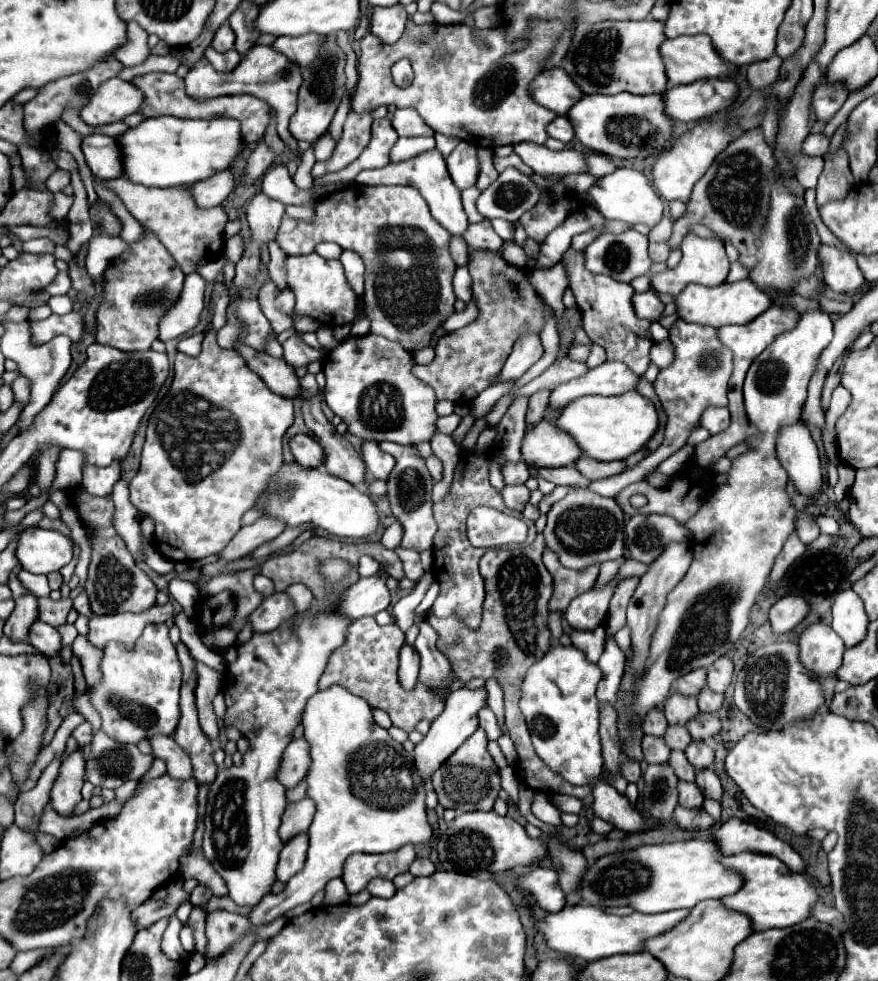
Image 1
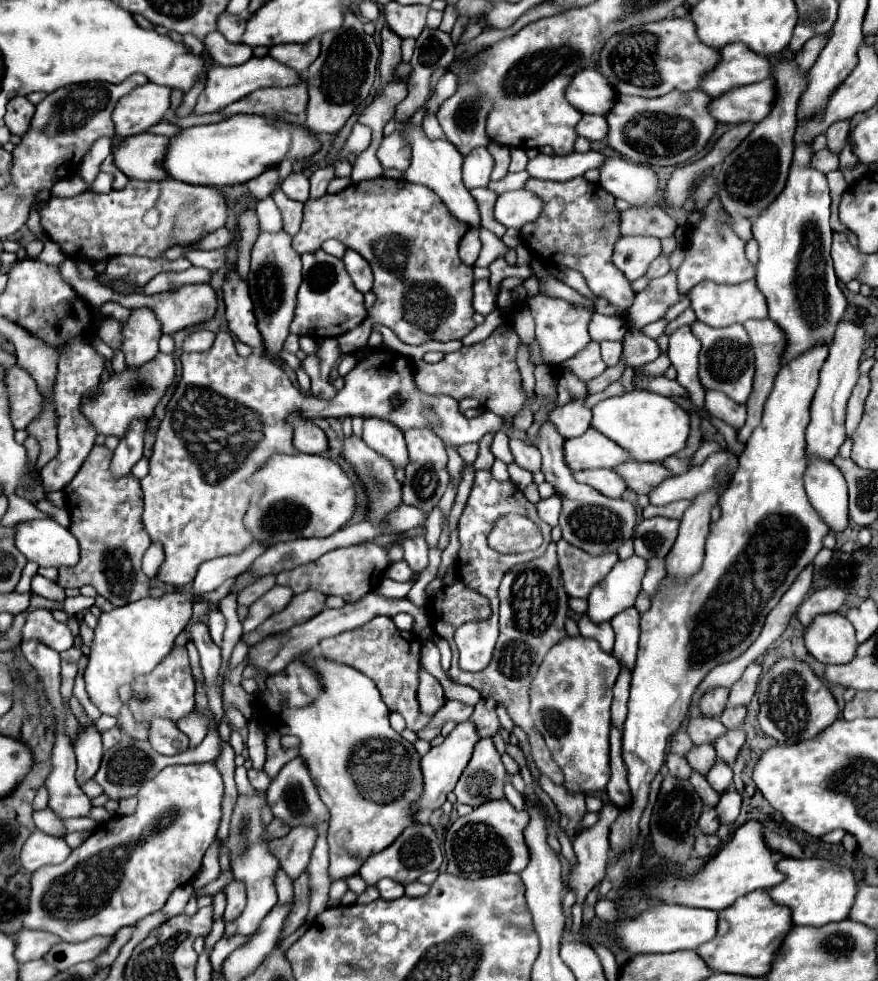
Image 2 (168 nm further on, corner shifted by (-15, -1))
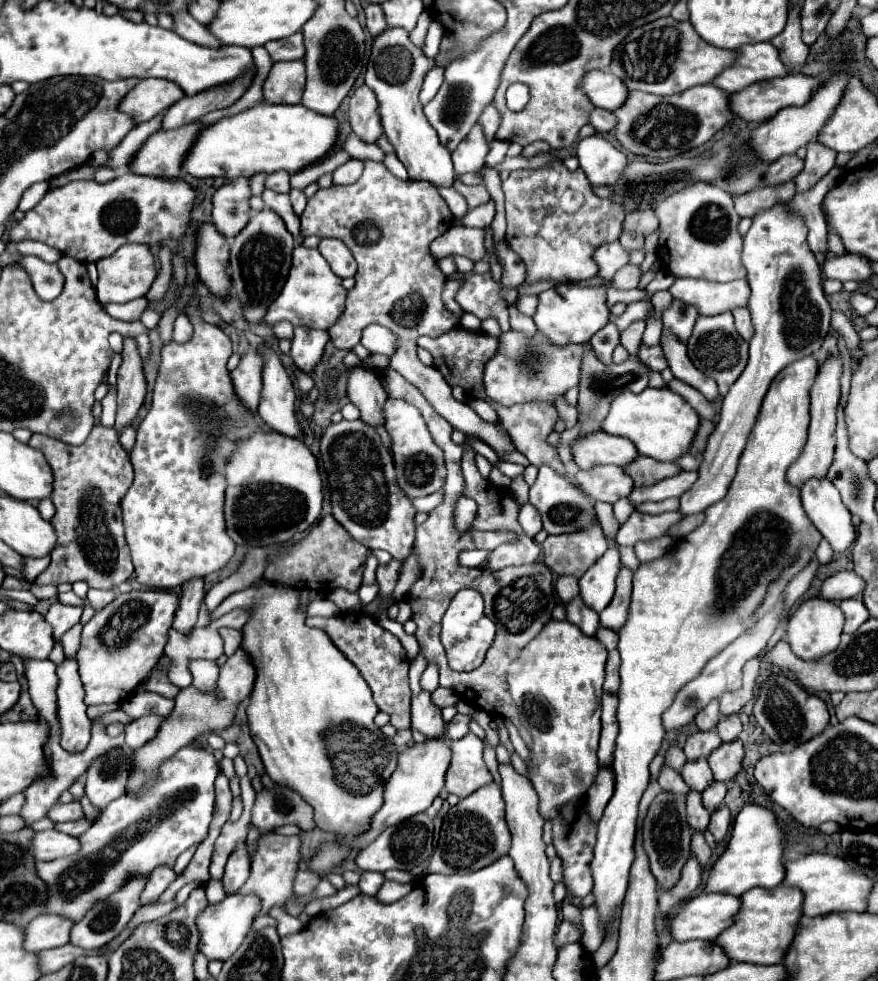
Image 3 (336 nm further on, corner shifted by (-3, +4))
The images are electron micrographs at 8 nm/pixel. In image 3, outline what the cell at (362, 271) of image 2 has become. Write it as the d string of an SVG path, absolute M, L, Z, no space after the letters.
M325 237L319 243L319 251L327 259L327 263L331 265L331 269L333 269L335 275L339 275L341 279L355 275L357 263L355 263L351 251L343 245L343 241L339 241L339 239L327 239Z

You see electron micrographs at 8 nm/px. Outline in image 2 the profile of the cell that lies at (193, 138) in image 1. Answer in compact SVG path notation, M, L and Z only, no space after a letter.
M235 114L217 124L193 126L179 130L169 138L163 154L163 168L169 178L187 184L203 186L231 186L245 184L263 174L267 168L277 166L281 160L309 158L319 150L319 142L305 126L291 126L281 120L269 120L255 114Z

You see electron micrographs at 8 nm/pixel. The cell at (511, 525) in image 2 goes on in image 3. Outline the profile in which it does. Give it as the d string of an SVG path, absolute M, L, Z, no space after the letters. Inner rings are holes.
M387 369L381 375L381 383L383 383L389 397L405 399L407 403L415 405L421 411L433 441L439 443L439 447L445 451L445 461L447 461L447 481L445 481L445 487L443 487L445 501L429 513L429 519L425 523L421 523L417 527L417 541L413 545L413 555L419 557L421 571L419 571L419 579L413 583L413 587L407 593L407 603L413 611L413 621L417 623L415 637L421 645L421 653L427 659L427 663L437 663L439 665L439 685L441 687L453 689L463 701L469 701L475 709L501 713L505 719L511 719L519 727L519 733L525 739L527 747L531 747L531 735L519 723L517 707L515 707L515 703L513 703L513 699L507 691L507 667L509 667L511 659L515 659L519 655L519 651L535 637L535 635L525 635L525 633L529 633L529 629L533 625L539 629L539 625L545 627L551 621L551 611L555 607L553 573L549 571L549 567L545 563L505 567L505 569L499 569L499 571L483 571L483 569L475 569L475 567L461 567L457 563L459 552L470 549L495 549L497 545L507 543L509 539L513 539L513 535L505 533L505 531L483 531L481 533L481 531L475 529L460 533L455 529L455 523L453 523L455 503L463 496L464 491L464 479L461 470L464 446L457 445L452 441L451 431L453 431L453 427L441 415L437 415L435 409L421 395L421 391L415 389L411 383L407 383L397 371ZM463 587L477 589L483 595L487 615L497 625L495 643L487 651L485 663L481 667L469 671L469 673L457 673L457 671L449 669L445 649L443 649L441 639L439 639L441 619L443 619L451 599L455 597L455 593Z

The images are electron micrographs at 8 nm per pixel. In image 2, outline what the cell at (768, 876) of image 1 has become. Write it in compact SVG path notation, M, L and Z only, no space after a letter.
M783 858L777 862L777 870L785 874L785 880L767 890L767 894L777 904L791 908L793 926L825 926L829 922L839 922L849 916L853 898L857 894L857 880L851 870L817 858Z

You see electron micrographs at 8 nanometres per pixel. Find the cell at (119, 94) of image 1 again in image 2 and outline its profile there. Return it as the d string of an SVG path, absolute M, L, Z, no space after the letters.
M147 82L133 88L111 114L115 124L115 134L119 138L145 132L149 126L161 122L161 116L169 110L171 88Z

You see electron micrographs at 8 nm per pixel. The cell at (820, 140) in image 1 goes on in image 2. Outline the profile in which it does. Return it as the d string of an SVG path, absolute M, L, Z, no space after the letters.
M827 148L819 150L819 152L813 154L811 166L821 170L823 174L827 174L829 170L837 170L839 168L839 156L835 156L835 152L827 152Z

